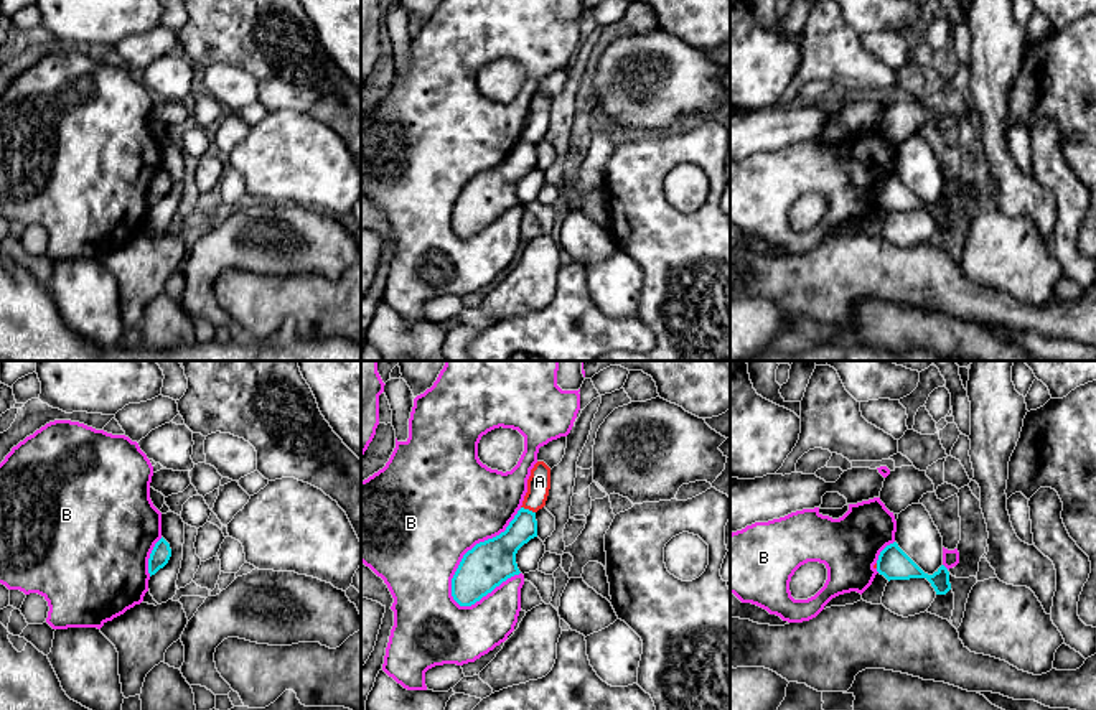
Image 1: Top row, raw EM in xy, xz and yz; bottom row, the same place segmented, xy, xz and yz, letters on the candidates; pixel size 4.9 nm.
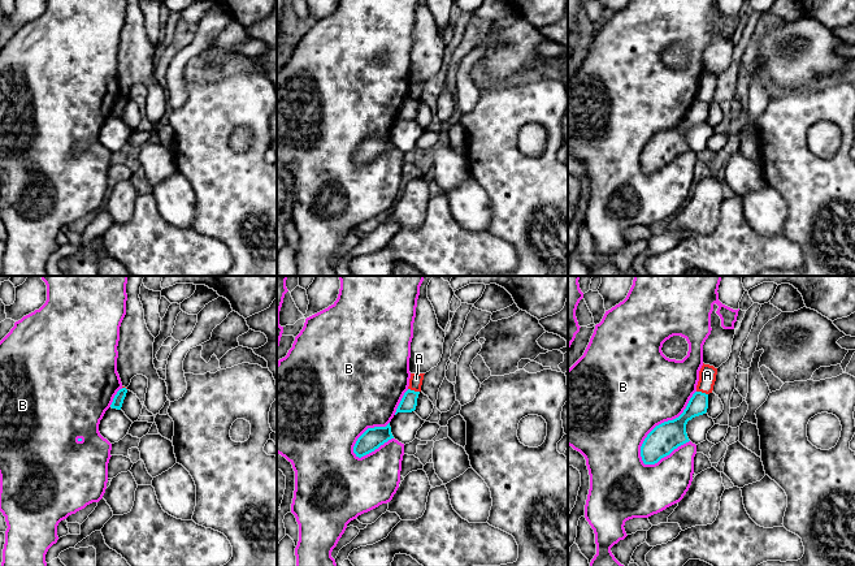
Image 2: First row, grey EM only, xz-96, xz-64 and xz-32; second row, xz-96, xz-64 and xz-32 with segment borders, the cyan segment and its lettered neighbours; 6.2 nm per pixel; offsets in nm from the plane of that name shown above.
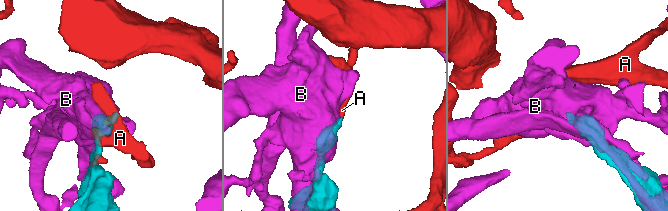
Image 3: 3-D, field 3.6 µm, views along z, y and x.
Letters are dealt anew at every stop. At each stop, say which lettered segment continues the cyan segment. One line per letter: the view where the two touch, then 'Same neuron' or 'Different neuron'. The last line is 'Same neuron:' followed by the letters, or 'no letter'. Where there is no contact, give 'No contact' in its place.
A: Touches cyan in xz. Different neuron
B: Touches cyan in xz. Different neuron
Same neuron: no letter

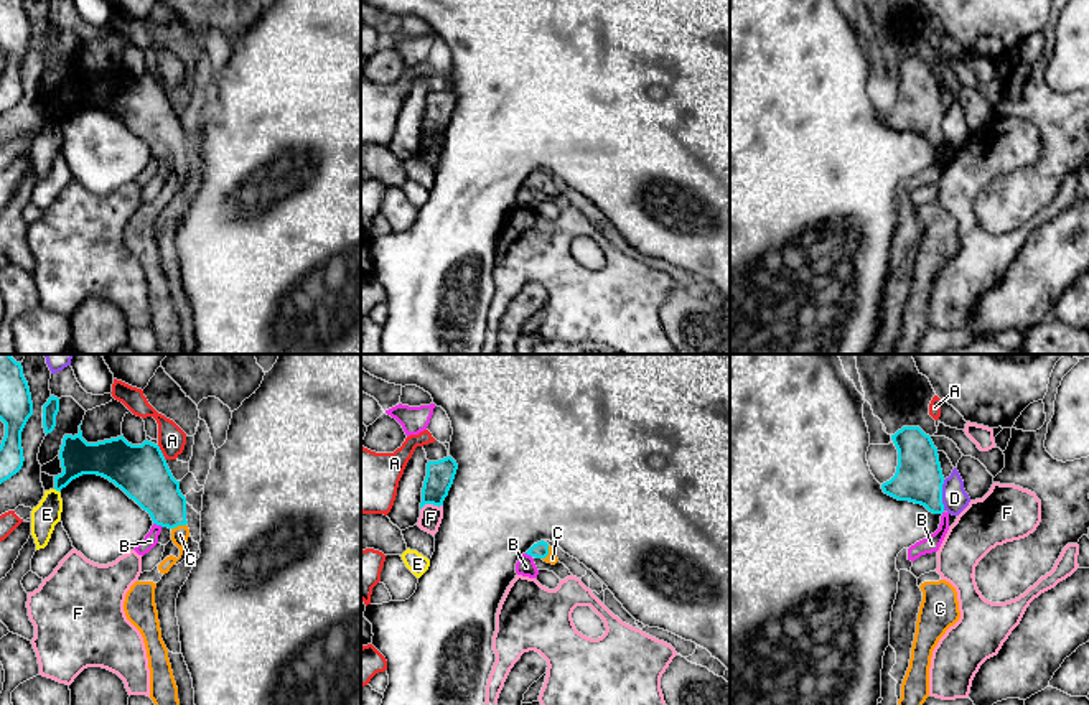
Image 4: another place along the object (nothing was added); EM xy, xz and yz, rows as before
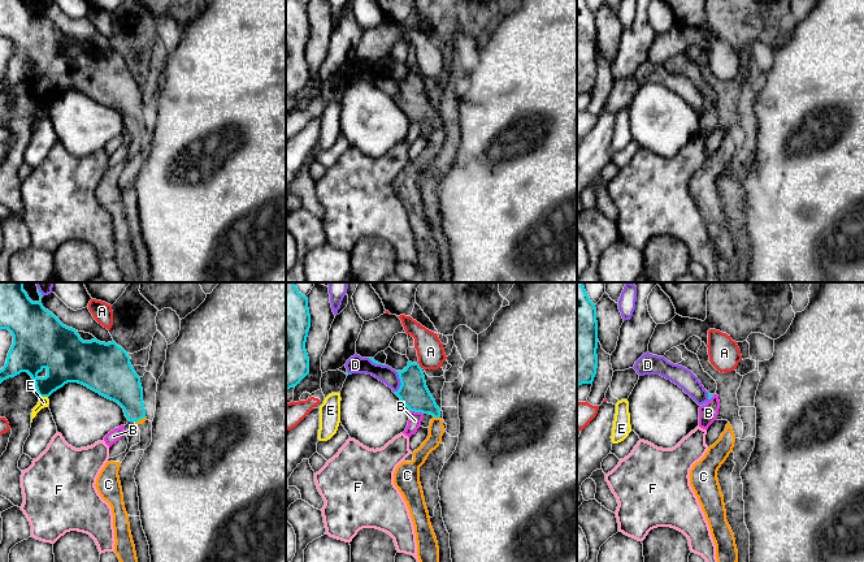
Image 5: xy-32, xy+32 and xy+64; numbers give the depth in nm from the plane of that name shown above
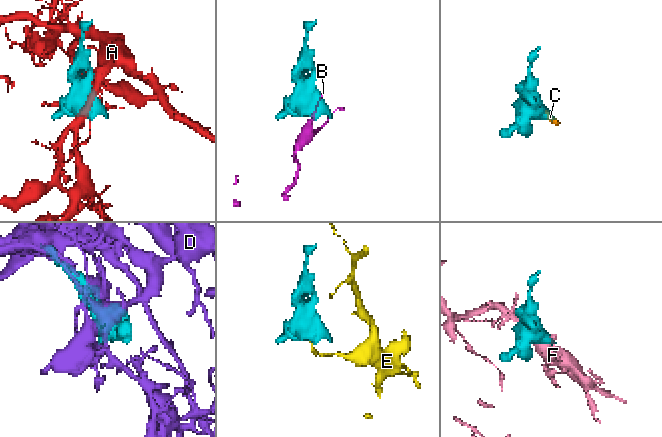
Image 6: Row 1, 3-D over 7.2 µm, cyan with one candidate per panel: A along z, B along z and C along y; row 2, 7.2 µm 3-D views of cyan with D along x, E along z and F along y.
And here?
A: Touches cyan in xy. Different neuron
B: Touches cyan in xy. Different neuron
C: Touches cyan in xy. Same neuron
D: Touches cyan in yz. Different neuron
E: Touches cyan in xy. Different neuron
F: Touches cyan in xz. Different neuron
Same neuron: C

